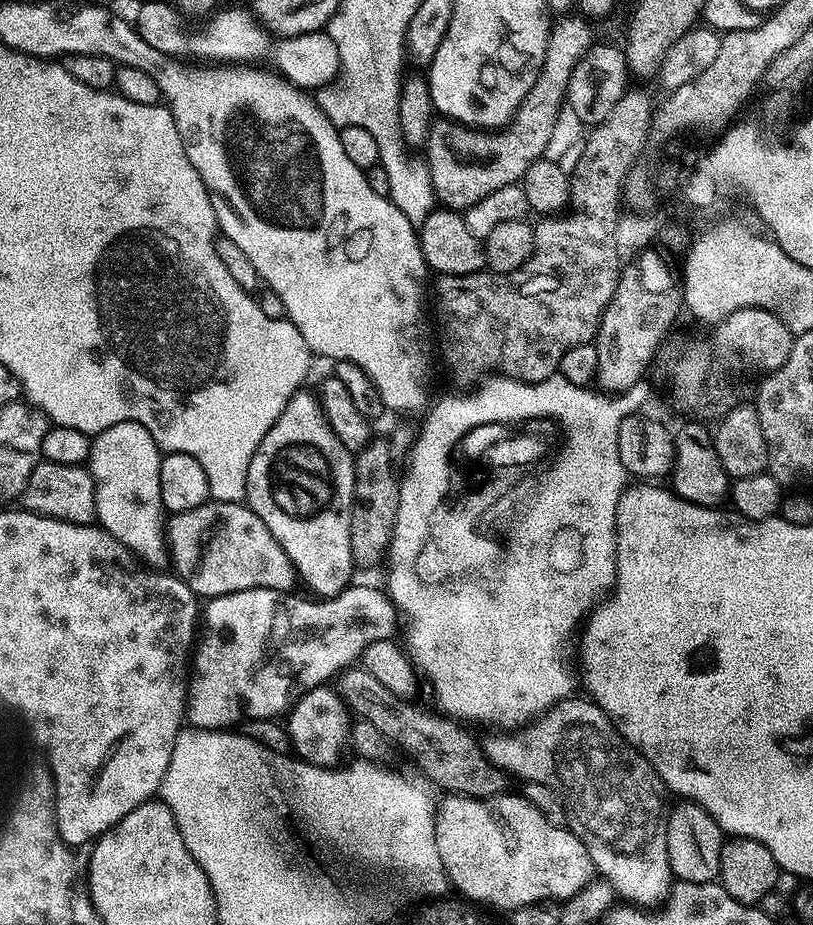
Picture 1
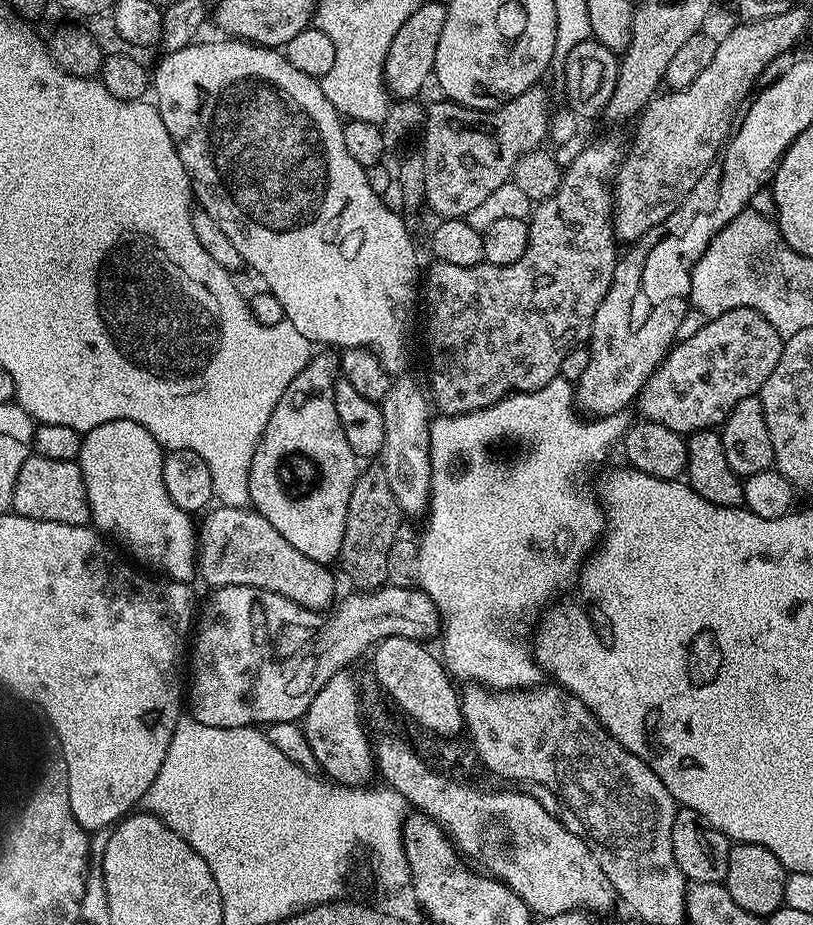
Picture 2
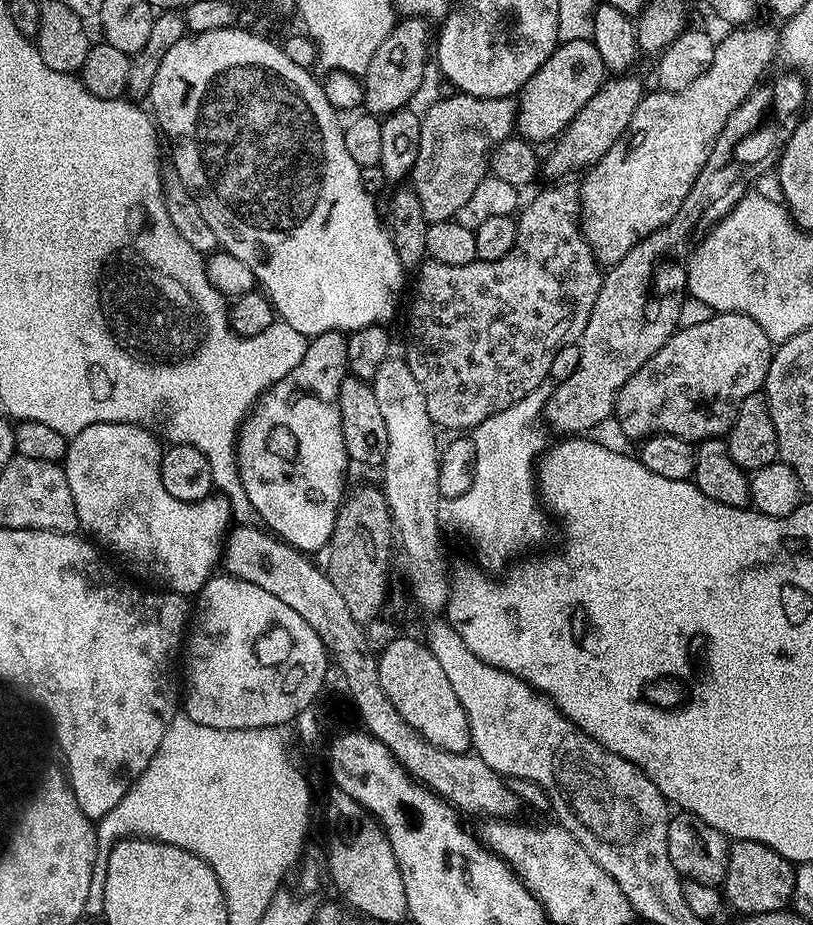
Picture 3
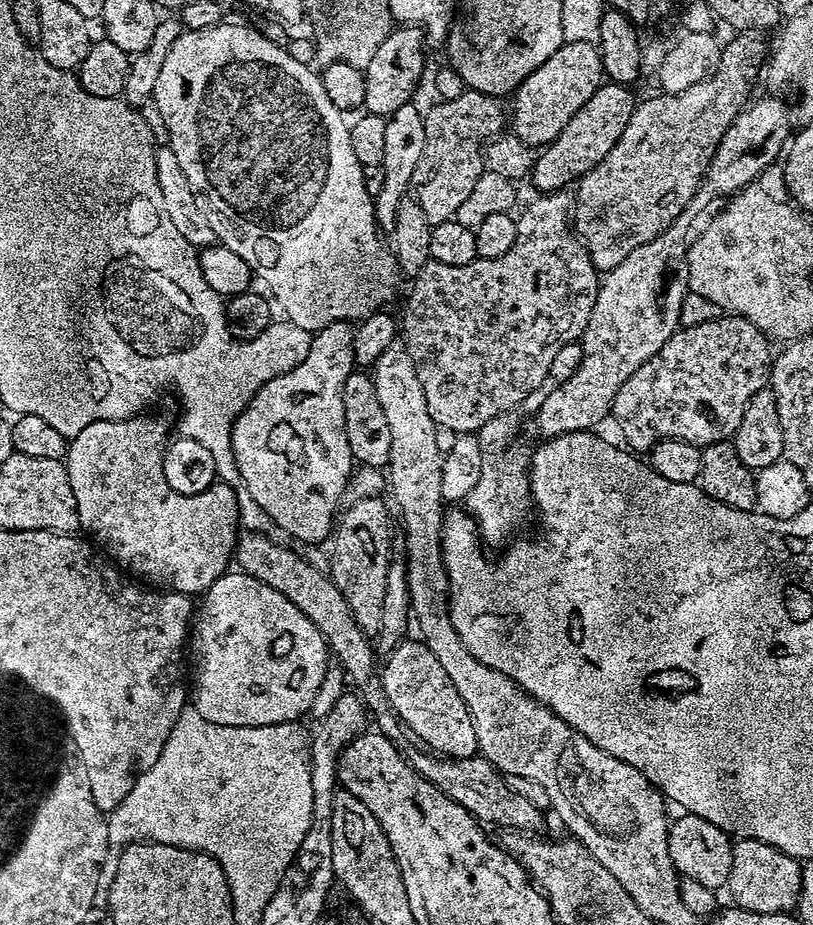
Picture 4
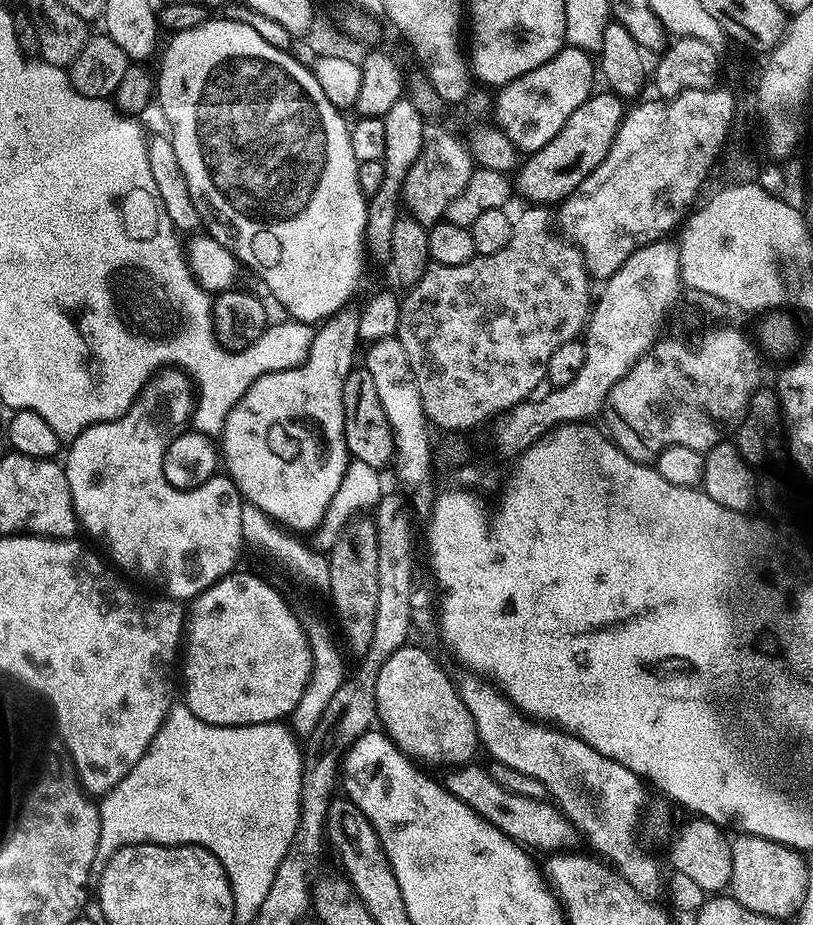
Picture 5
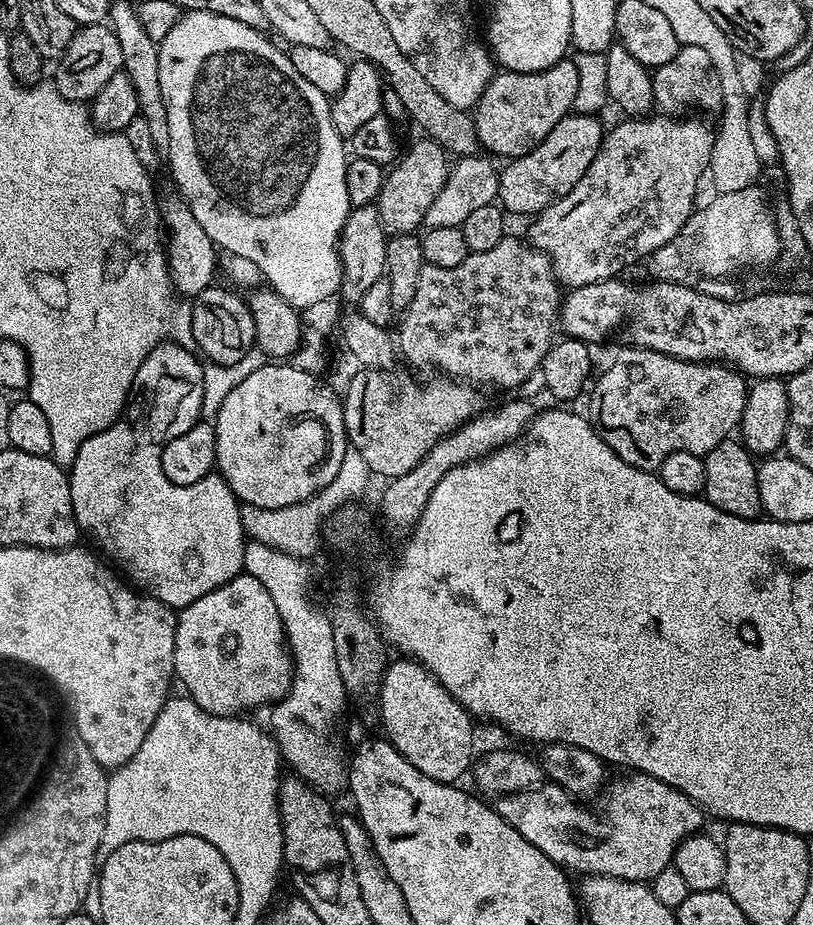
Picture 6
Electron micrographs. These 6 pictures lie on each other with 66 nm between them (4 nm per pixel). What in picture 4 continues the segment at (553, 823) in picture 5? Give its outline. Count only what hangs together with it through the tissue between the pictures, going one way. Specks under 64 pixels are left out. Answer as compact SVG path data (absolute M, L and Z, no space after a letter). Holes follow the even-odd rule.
M419 750L407 753L408 765L422 778L426 778L442 794L454 798L481 825L493 824L499 830L511 830L525 834L543 833L545 813L534 802L514 794L506 786L504 776L485 756L479 754L461 760L450 760L436 755L435 752Z

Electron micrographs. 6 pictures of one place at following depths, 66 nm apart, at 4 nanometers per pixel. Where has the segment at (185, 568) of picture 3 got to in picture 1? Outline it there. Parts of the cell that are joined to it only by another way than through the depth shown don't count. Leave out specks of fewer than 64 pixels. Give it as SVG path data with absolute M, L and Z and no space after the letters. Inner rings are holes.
M131 420L130 422L118 422L114 426L110 426L106 430L95 433L91 437L92 448L88 451L88 459L86 467L88 473L92 476L94 482L94 498L96 499L96 520L99 527L105 528L114 539L125 544L129 550L132 551L133 556L139 558L145 565L151 566L153 569L163 569L163 564L167 565L170 560L170 551L166 543L166 513L164 510L164 503L162 502L162 494L158 486L158 470L160 469L160 457L162 450L154 442L154 438L150 434L150 430L146 430L146 426L142 426L138 422Z

